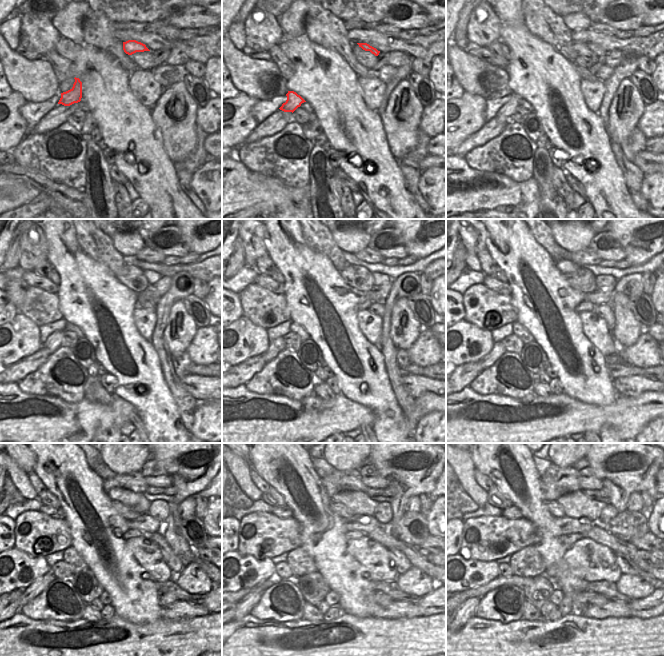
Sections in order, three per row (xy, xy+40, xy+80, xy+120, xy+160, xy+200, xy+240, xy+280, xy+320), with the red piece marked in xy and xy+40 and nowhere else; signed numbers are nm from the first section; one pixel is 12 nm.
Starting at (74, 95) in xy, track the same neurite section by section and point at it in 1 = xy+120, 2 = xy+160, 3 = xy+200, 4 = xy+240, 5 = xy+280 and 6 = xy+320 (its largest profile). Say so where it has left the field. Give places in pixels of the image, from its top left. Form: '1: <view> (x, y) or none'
1: xy+120 (53, 342)
2: xy+160 (277, 345)
3: xy+200 (498, 350)
4: xy+240 (31, 592)
5: xy+280 (242, 608)
6: xy+320 (466, 610)

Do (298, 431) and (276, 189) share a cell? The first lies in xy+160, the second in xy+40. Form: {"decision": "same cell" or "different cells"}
{"decision": "same cell"}

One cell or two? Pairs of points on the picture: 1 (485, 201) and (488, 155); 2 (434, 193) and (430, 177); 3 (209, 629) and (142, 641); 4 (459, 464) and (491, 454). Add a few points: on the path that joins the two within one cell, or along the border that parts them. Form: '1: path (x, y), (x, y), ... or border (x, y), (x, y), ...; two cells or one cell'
1: border (465, 162), (475, 169), (496, 171), (509, 178); two cells
2: path (434, 189), (434, 181); one cell
3: path (192, 637), (181, 641), (159, 641); one cell
4: border (472, 453), (472, 462), (476, 468); two cells

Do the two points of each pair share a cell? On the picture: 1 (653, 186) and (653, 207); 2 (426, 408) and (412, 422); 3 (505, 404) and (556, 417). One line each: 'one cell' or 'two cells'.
1: one cell
2: one cell
3: one cell

